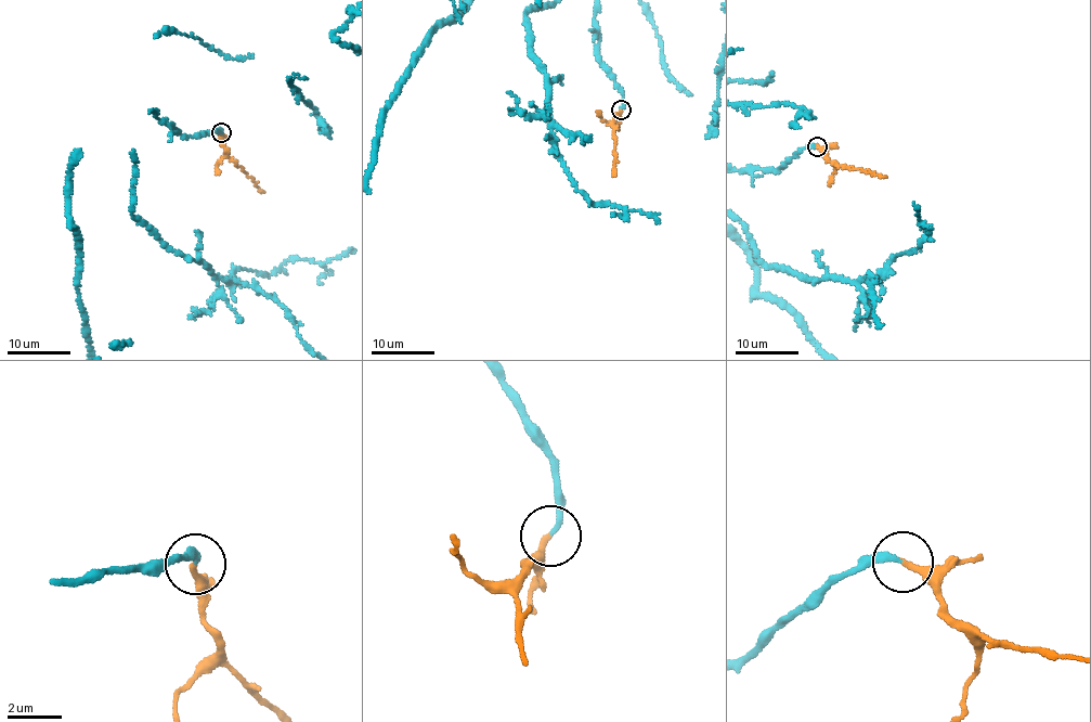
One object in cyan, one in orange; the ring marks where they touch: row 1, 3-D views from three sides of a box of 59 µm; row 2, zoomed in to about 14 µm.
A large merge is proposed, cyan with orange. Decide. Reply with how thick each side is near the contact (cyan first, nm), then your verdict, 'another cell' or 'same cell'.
220/240 nm | same cell

